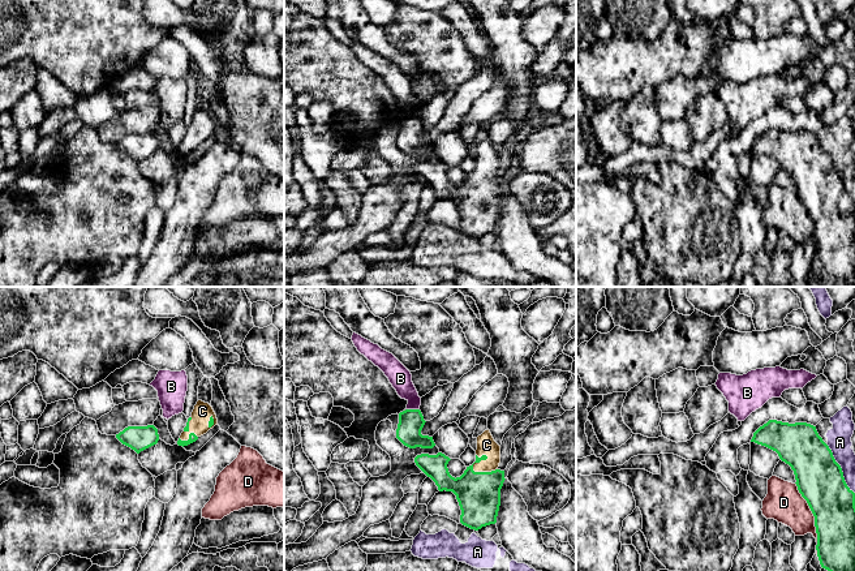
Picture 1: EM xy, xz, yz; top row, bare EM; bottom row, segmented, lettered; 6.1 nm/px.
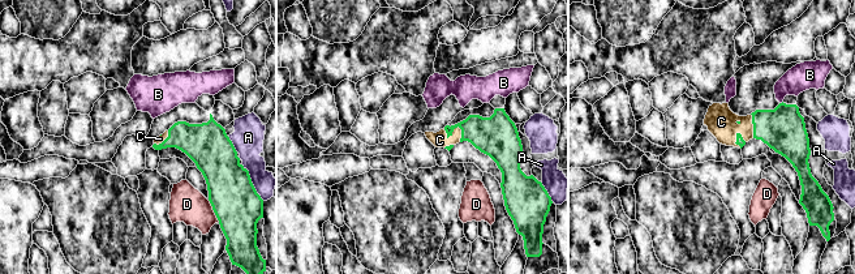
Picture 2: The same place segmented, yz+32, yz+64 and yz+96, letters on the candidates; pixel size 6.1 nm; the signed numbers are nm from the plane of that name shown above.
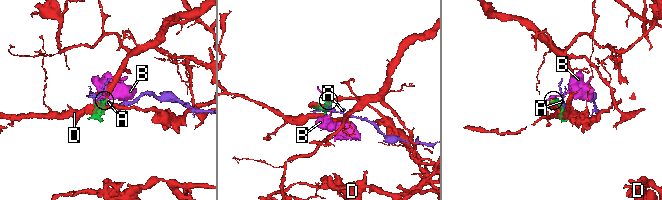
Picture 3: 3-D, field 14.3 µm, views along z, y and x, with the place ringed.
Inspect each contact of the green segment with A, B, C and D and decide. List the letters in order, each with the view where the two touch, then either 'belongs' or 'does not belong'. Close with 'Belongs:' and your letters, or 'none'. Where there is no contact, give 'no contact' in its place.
A: contact in yz; does not belong
B: contact in xz; does not belong
C: contact in xz; belongs
D: contact in yz; does not belong
Belongs: C

